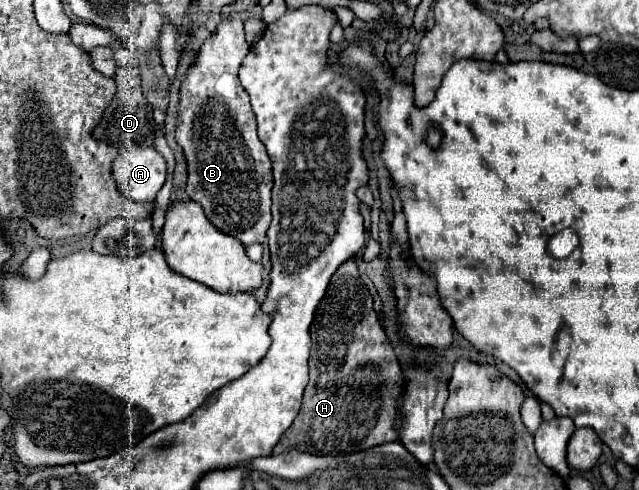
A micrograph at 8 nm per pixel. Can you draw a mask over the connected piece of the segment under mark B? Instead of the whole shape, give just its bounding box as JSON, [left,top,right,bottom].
[175,18,273,246]

